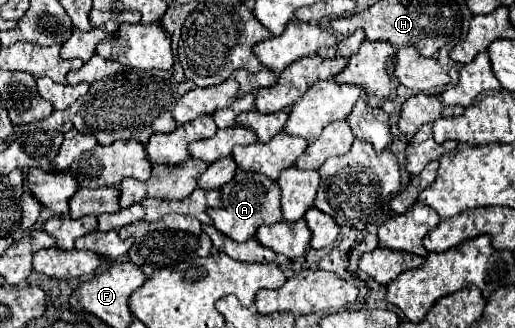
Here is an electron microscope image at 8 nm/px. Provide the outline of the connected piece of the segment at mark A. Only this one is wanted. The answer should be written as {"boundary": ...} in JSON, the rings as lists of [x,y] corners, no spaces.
{"boundary":[[[237,172],[231,182],[219,188],[223,208],[211,208],[209,216],[213,220],[213,226],[229,236],[235,242],[245,242],[249,240],[255,230],[263,224],[275,224],[281,220],[281,190],[279,184],[269,180],[263,174],[253,174],[253,172]]]}

